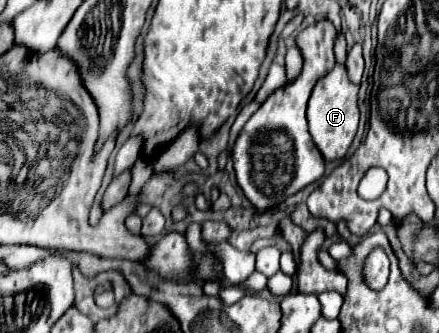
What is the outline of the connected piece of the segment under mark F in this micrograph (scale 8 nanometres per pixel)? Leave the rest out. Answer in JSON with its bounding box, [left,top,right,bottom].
[307,64,359,160]

